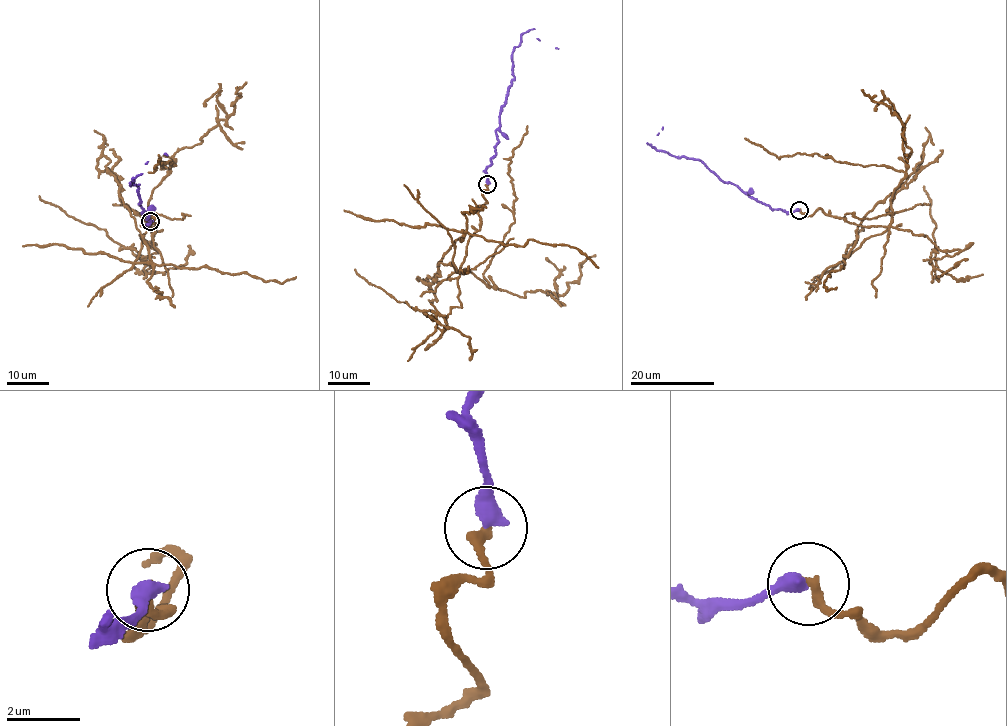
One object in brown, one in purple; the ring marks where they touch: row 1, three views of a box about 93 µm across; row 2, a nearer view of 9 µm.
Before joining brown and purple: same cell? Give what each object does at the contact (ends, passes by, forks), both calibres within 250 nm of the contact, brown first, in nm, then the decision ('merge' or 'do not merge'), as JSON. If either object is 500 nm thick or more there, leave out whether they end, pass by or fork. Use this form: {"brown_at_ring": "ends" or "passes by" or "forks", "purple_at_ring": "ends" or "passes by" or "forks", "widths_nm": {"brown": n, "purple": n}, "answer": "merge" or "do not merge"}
{"brown_at_ring": "ends", "purple_at_ring": "ends", "widths_nm": {"brown": 320, "purple": 440}, "answer": "do not merge"}

